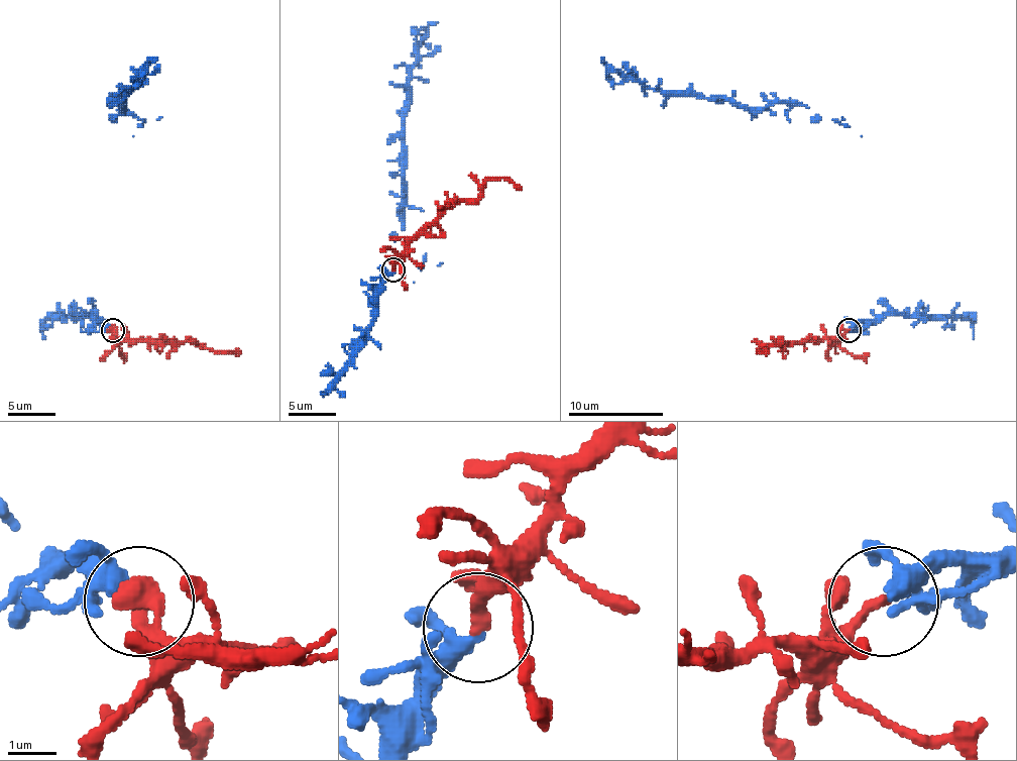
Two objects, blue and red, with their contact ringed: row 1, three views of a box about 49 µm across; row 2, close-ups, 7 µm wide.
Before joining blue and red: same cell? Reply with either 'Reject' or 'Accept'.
Accept

